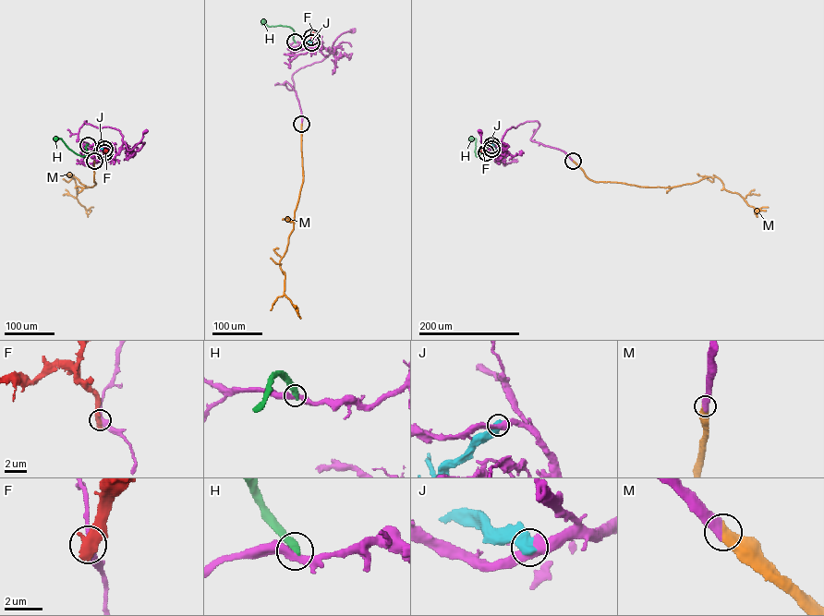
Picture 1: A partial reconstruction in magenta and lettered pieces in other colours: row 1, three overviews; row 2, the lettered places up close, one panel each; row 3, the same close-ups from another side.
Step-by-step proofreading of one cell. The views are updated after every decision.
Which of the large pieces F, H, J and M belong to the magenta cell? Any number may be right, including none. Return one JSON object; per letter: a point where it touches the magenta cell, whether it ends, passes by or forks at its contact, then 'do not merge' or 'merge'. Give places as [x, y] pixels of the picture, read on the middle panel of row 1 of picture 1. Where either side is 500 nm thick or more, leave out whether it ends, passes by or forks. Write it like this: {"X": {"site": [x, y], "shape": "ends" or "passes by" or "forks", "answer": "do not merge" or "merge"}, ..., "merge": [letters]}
{"F": {"site": [311, 37], "answer": "do not merge"}, "H": {"site": [295, 42], "shape": "ends", "answer": "do not merge"}, "J": {"site": [311, 42], "answer": "do not merge"}, "M": {"site": [301, 124], "answer": "merge"}, "merge": ["M"]}

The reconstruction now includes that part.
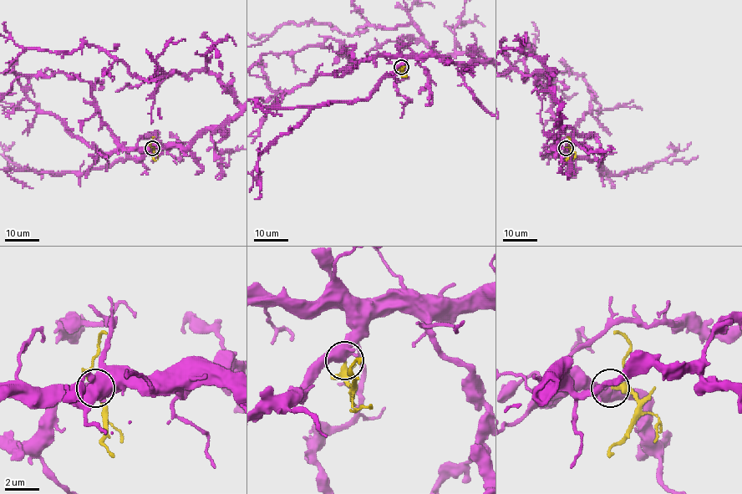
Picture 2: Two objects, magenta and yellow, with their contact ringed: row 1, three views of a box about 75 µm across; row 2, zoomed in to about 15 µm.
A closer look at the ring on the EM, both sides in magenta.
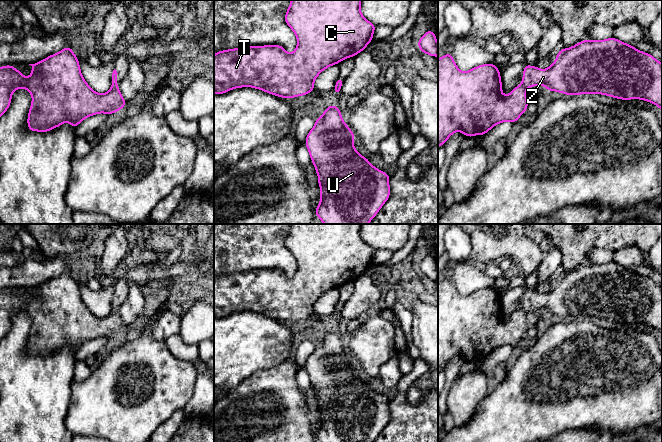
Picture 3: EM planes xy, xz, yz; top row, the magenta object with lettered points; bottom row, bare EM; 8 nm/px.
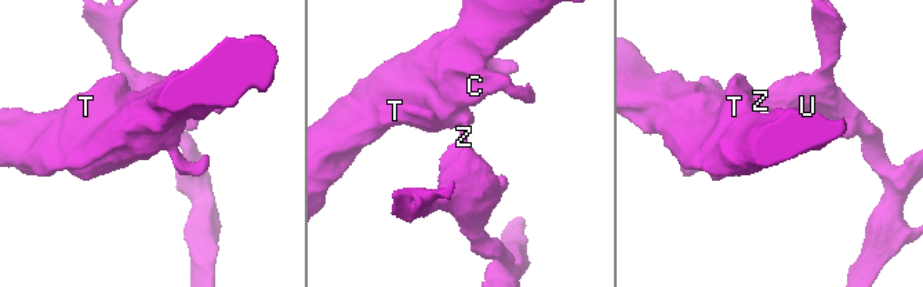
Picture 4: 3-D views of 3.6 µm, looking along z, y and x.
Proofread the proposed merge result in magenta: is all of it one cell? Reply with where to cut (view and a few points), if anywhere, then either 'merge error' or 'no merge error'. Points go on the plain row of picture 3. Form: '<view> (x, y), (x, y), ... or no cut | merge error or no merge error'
xy (117, 308), (112, 310) | merge error

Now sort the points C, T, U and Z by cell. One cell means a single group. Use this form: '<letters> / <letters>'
C T / U Z

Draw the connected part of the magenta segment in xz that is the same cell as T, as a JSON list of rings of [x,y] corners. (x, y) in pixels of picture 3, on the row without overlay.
[[[291,224],[284,244],[296,259],[298,268],[295,272],[295,275],[292,278],[288,278],[285,272],[281,269],[250,270],[217,275],[217,277],[214,279],[214,318],[224,318],[232,313],[241,311],[253,311],[255,313],[260,313],[266,317],[270,317],[285,323],[309,318],[315,313],[313,308],[314,304],[323,294],[331,289],[337,289],[344,283],[355,281],[359,276],[365,274],[366,270],[373,264],[373,257],[376,249],[363,241],[360,235],[361,225],[362,224]]]

